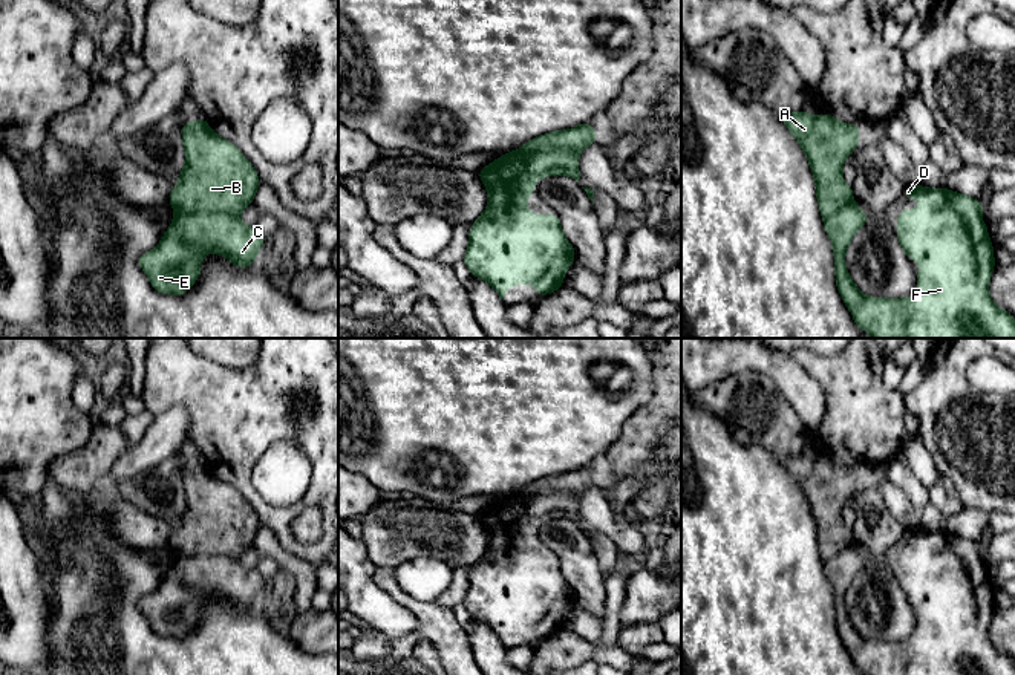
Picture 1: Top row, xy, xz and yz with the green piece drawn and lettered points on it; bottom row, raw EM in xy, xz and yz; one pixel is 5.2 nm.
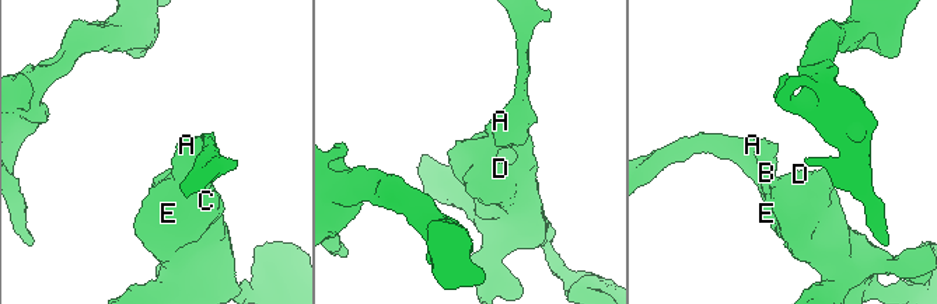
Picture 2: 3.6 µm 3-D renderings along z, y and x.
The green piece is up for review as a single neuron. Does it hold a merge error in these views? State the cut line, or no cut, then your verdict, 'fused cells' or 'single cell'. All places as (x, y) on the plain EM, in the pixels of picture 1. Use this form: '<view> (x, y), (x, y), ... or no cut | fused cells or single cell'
xy (175, 553), (187, 556), (230, 556), (238, 560) | fused cells

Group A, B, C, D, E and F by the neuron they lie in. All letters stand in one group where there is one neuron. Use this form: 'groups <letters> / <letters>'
groups A B / C D E F

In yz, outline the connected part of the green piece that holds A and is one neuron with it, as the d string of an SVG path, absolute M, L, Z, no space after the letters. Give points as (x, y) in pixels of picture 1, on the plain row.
M804 453L781 462L808 502L821 559L827 562L853 545L853 531L842 520L842 508L859 490L859 468L844 467L831 456L814 459Z

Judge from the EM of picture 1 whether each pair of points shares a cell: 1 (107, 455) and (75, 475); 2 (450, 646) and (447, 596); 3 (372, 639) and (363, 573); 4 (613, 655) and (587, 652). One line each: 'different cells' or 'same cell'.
1: same cell
2: different cells
3: different cells
4: same cell

